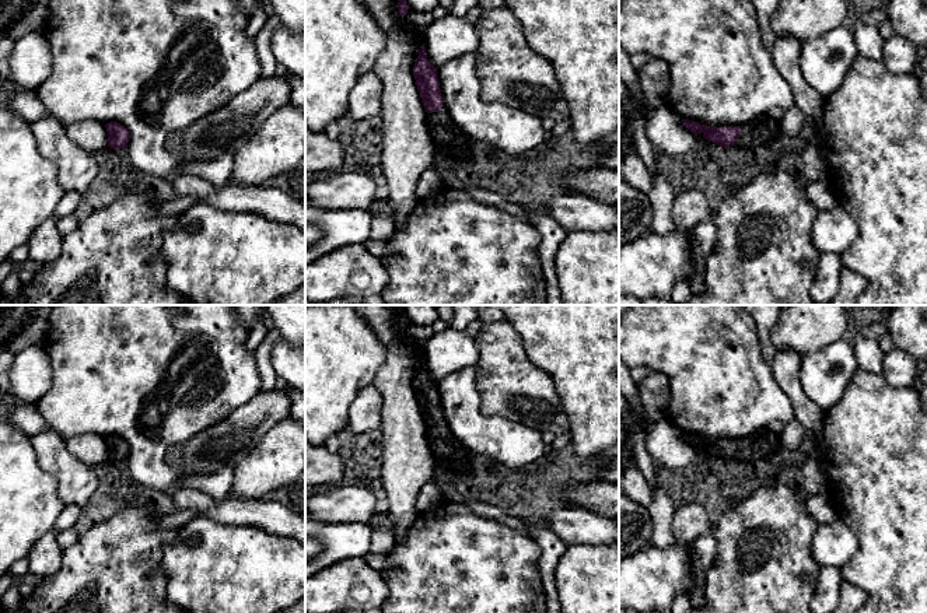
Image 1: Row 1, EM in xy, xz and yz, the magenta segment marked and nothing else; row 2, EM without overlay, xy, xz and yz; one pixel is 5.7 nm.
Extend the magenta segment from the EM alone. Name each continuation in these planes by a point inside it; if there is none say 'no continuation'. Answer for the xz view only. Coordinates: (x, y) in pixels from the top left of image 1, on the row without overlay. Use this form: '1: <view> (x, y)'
1: xz (445, 449)

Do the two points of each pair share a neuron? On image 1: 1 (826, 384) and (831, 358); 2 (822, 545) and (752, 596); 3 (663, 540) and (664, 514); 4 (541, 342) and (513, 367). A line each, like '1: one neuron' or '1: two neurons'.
1: one neuron
2: two neurons
3: one neuron
4: two neurons

